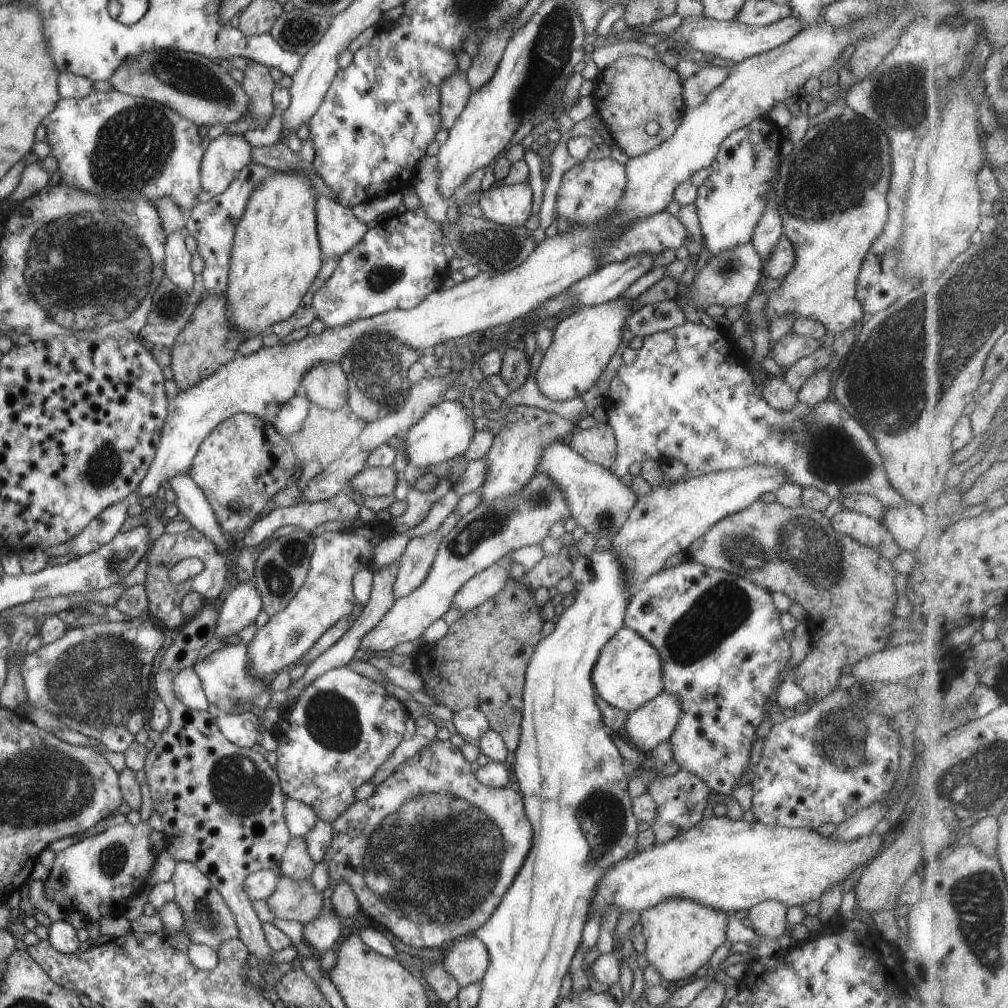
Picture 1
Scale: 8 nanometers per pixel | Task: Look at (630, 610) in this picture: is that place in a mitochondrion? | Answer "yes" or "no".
no

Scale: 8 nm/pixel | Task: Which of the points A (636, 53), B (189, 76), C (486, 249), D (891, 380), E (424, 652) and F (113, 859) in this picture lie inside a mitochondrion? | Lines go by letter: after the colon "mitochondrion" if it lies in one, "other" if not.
A: other
B: mitochondrion
C: mitochondrion
D: mitochondrion
E: other
F: mitochondrion

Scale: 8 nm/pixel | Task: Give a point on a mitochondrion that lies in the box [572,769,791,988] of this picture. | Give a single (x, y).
(603, 812)

